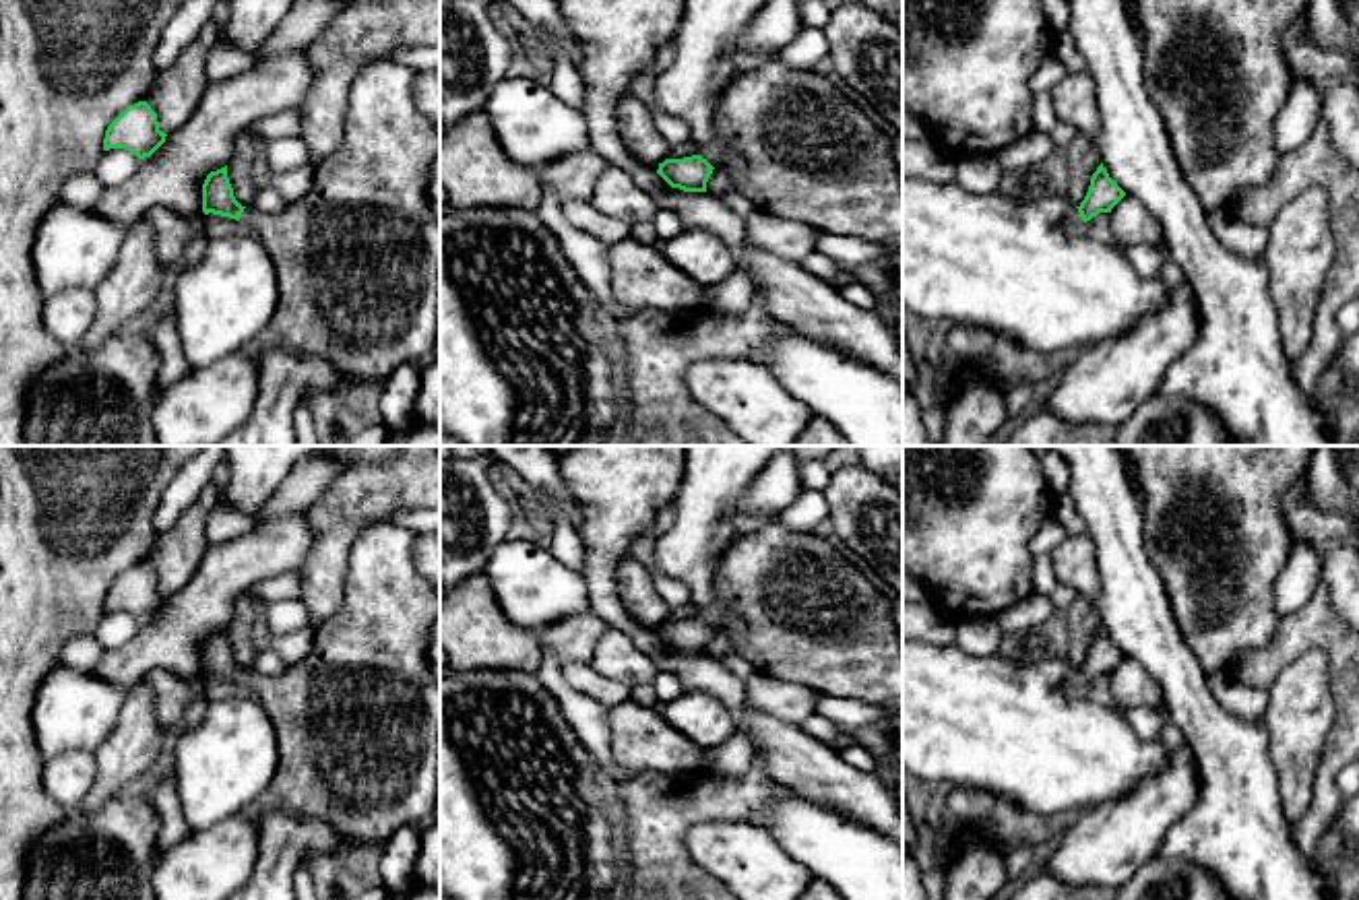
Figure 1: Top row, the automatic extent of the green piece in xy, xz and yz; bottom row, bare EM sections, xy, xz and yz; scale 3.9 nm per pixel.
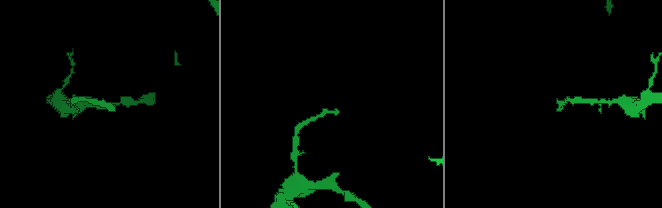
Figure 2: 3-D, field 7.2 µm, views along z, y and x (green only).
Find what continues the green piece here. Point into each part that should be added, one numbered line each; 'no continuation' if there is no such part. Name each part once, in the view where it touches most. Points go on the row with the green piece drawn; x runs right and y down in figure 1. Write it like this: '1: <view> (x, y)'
1: xz (808, 153)

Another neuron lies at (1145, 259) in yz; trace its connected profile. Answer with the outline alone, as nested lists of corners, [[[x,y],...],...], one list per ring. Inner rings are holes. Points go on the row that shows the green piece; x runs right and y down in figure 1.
[[[1152,244],[1126,246],[1121,252],[1136,275],[1142,279],[1157,279],[1167,260],[1165,248]]]

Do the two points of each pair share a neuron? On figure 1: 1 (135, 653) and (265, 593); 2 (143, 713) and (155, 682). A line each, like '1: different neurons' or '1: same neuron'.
1: different neurons
2: different neurons

